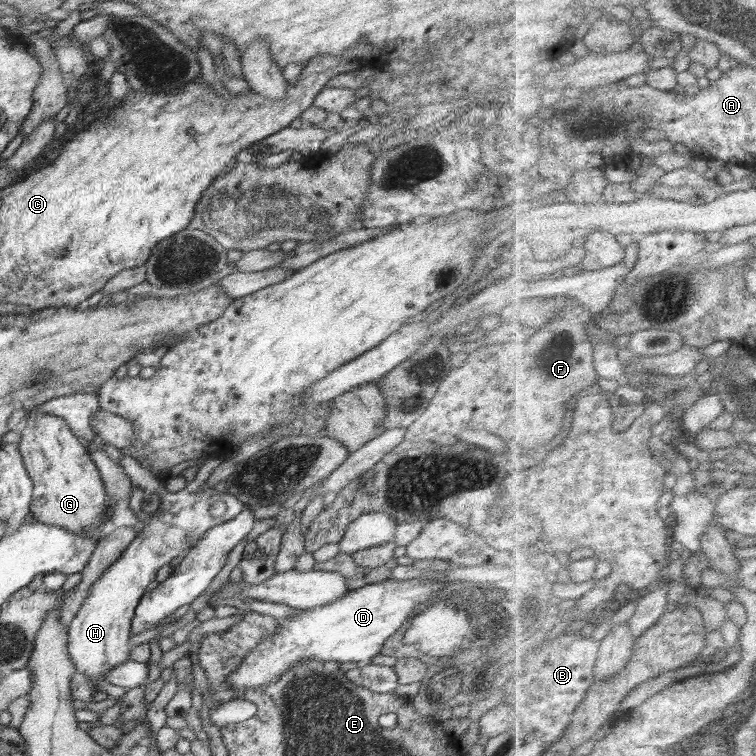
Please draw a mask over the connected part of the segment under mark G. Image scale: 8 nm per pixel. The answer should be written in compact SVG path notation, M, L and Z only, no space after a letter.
M38 411L28 415L21 435L20 454L33 482L30 517L72 533L88 533L100 539L108 497L98 467L86 452L85 442L72 433L60 416Z

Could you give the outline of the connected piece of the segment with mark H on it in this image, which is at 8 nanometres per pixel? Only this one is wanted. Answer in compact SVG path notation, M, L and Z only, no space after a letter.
M210 455L199 468L196 478L178 492L170 492L163 482L148 468L138 464L132 456L120 460L131 484L144 492L160 493L160 506L146 522L142 533L125 549L125 552L90 586L88 597L67 628L68 655L76 670L92 679L105 680L110 669L130 659L131 621L141 597L147 593L148 585L155 580L157 571L191 548L210 528L238 516L246 505L230 493L221 493L205 485L213 470L224 462L221 455Z

